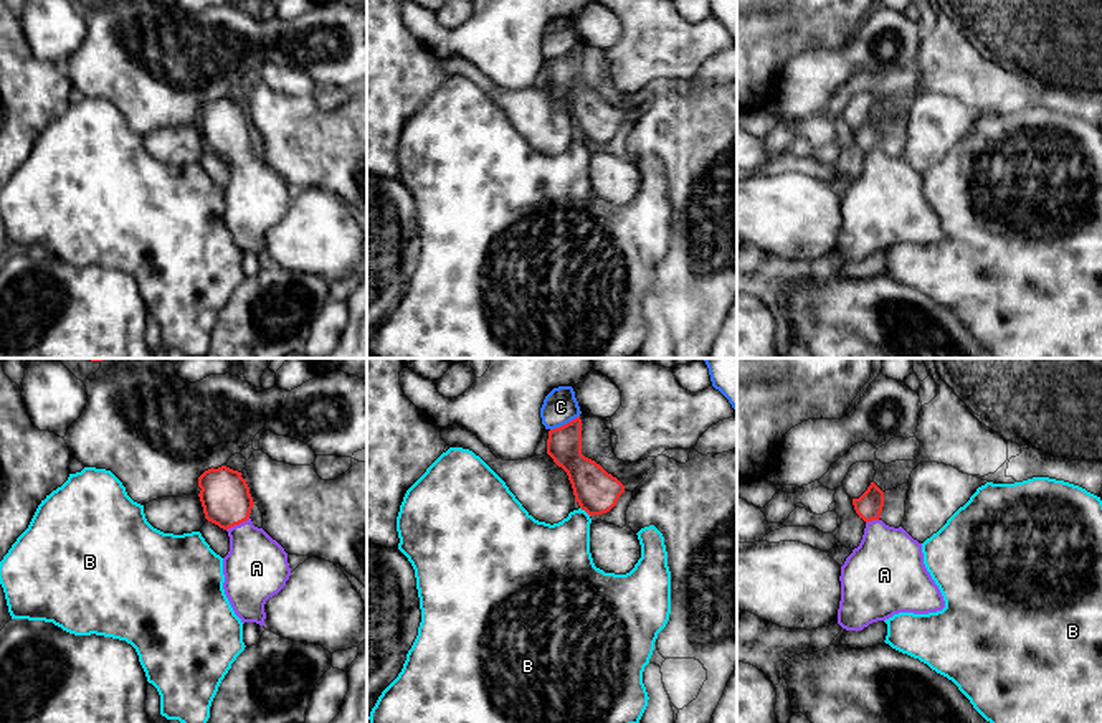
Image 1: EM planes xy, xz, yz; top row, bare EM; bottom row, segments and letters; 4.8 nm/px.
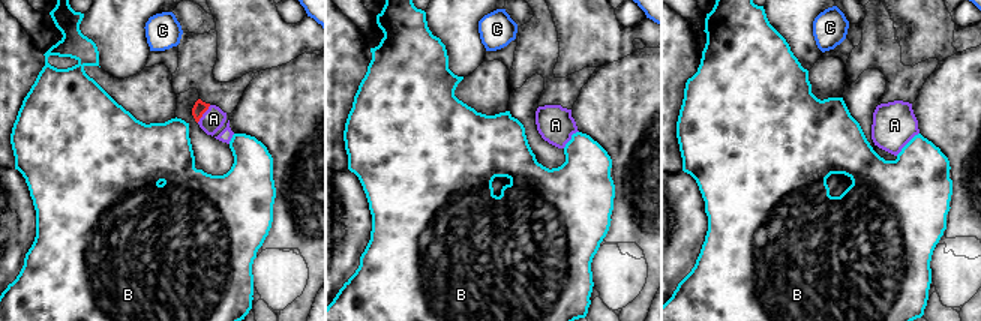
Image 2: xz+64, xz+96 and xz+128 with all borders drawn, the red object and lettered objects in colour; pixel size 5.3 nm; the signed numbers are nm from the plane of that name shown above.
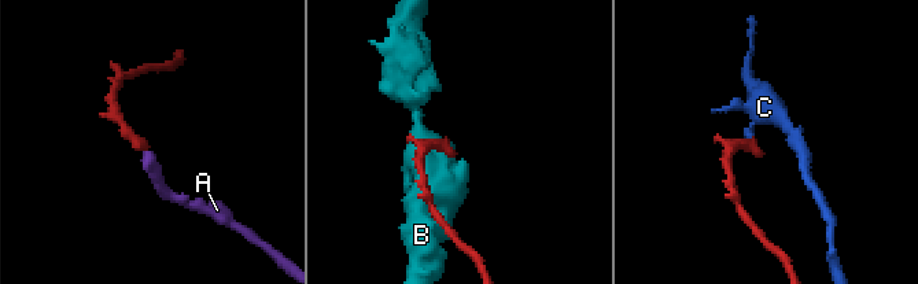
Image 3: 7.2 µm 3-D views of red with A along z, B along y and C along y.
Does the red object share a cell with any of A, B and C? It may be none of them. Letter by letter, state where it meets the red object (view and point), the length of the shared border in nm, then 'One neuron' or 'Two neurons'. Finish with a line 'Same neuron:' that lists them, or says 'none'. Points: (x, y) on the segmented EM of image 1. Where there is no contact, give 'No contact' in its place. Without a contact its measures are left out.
A: Touches red at xy (237, 524). Shared border 130 nm. One neuron
B: Touches red at xz (585, 510). Shared border 70 nm. Two neurons
C: Touches red at xz (564, 425). Shared border 160 nm. Two neurons
Same neuron: A

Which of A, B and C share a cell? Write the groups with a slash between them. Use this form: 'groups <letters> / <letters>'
groups A / B / C

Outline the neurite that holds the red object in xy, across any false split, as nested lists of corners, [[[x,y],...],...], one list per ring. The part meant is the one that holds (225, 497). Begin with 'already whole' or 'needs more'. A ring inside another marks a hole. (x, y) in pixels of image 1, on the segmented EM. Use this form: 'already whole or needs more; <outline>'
needs more; [[[226,465],[208,469],[198,477],[198,497],[205,518],[228,532],[230,551],[223,558],[225,594],[241,622],[264,626],[264,604],[278,594],[291,576],[287,553],[263,528],[253,525],[249,513],[254,505],[246,479]]]

